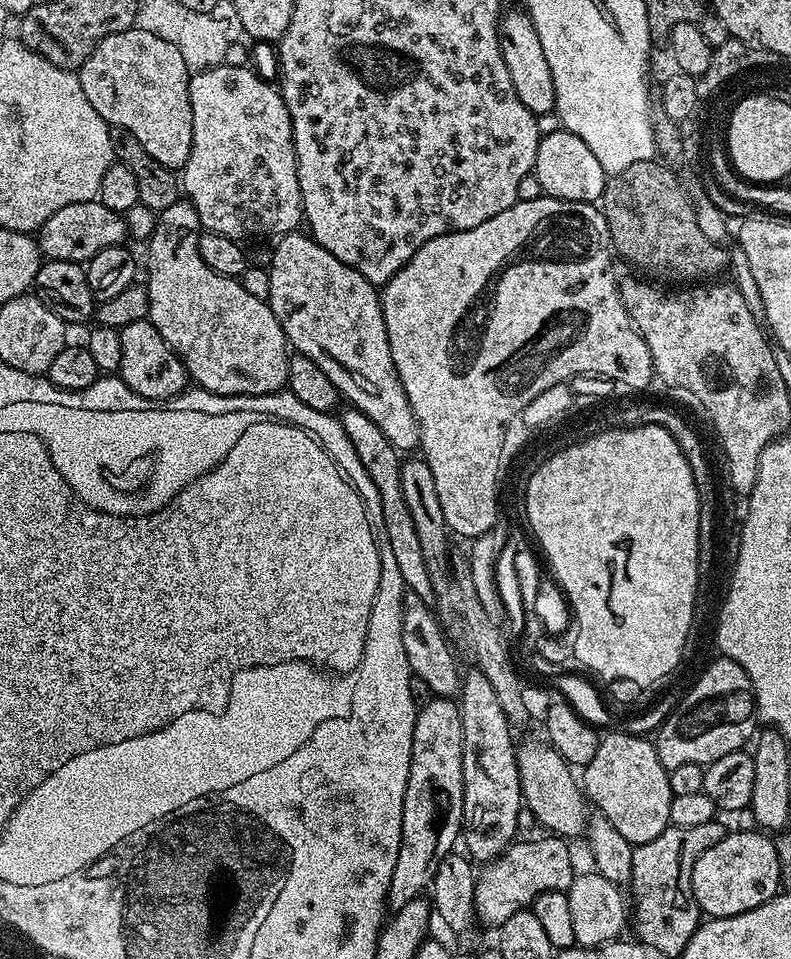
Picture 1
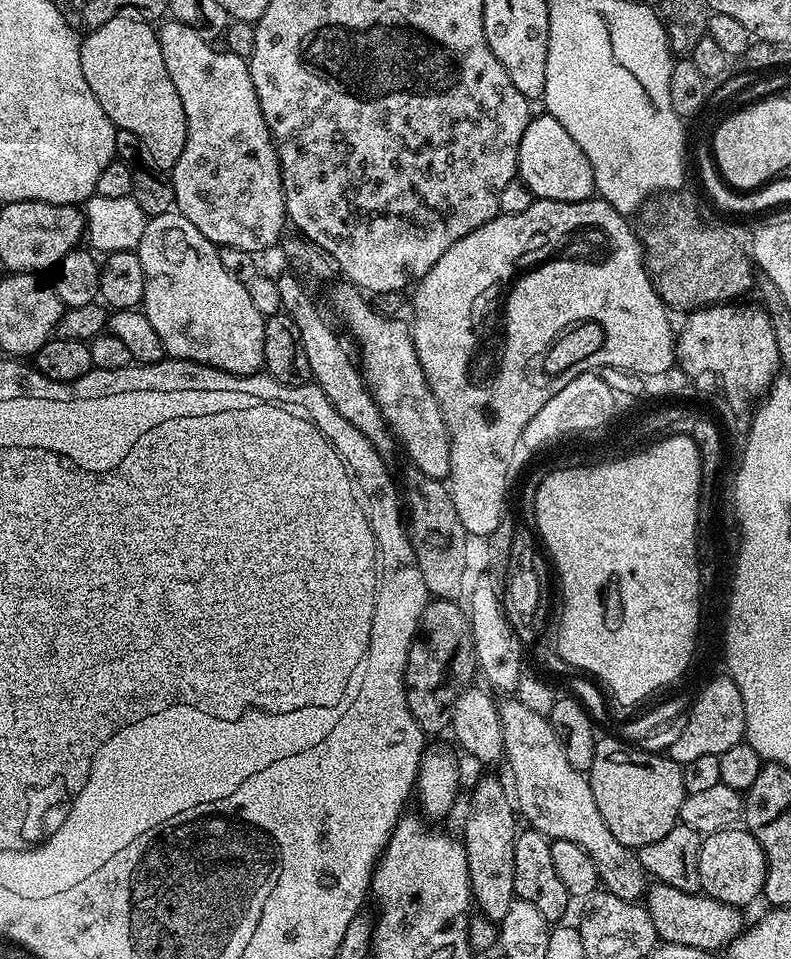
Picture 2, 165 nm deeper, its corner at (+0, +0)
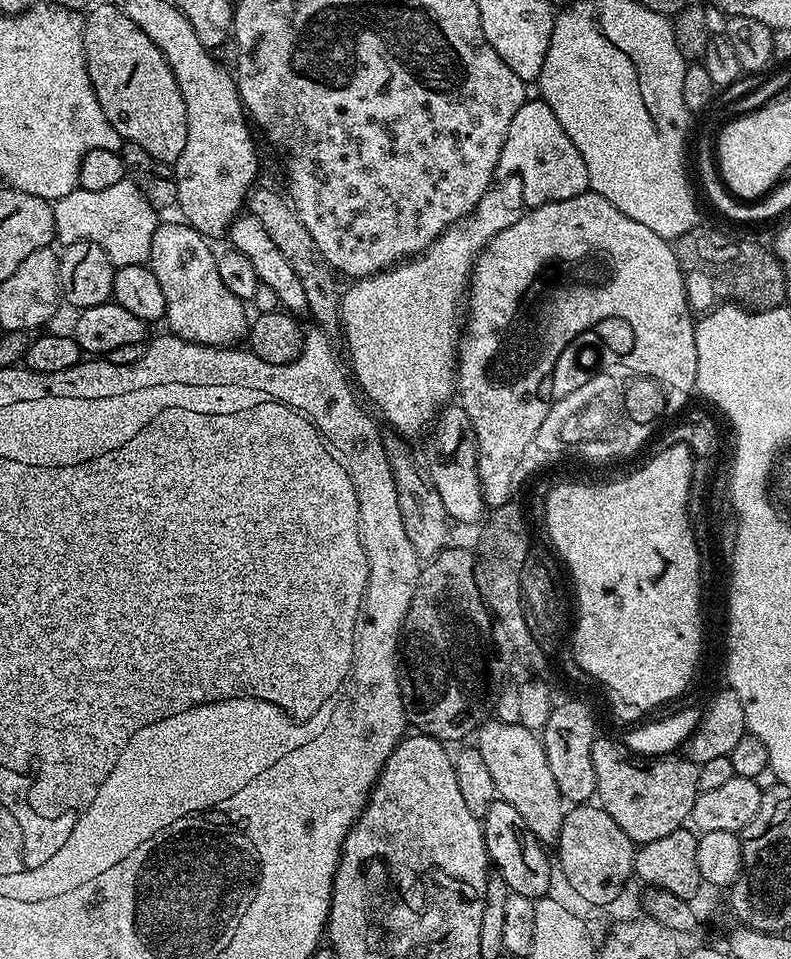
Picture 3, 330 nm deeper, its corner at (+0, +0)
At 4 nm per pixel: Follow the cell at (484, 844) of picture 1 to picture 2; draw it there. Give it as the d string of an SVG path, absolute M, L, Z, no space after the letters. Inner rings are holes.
M484 776L472 792L472 813L462 839L470 874L472 898L482 916L493 922L506 918L510 906L518 899L514 886L514 846L518 835L518 812L504 788L492 776Z

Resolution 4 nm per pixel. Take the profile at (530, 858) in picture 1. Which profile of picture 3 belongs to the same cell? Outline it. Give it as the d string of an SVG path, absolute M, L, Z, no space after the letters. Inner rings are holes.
M595 803L578 804L565 811L555 847L560 854L558 869L566 874L575 893L595 906L612 903L633 879L637 845L626 838L622 826Z

